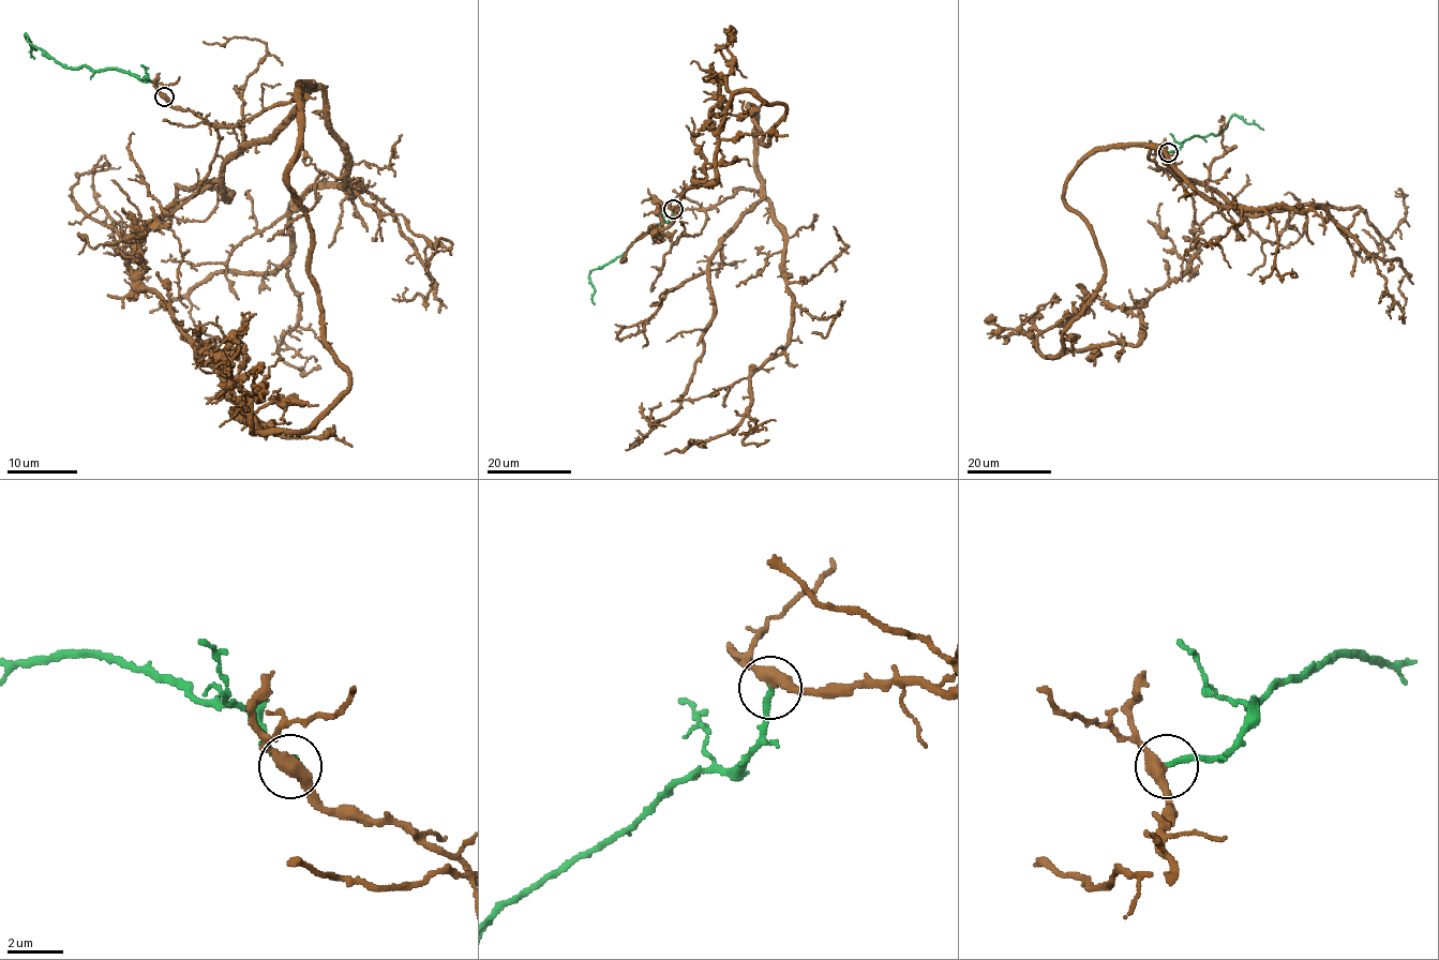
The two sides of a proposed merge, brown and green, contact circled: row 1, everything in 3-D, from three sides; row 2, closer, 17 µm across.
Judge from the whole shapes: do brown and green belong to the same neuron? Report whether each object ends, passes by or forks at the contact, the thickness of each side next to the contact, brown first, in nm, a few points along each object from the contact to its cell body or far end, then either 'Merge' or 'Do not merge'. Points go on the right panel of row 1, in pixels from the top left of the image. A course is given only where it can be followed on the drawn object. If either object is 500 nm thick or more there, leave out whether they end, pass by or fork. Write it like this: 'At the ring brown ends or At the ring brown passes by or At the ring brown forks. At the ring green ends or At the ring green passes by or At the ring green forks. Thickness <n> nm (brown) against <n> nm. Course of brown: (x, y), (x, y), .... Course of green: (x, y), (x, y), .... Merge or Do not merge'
At the ring brown passes by. At the ring green ends. Thickness 440 nm (brown) against 200 nm. Course of brown: (1168, 152), (1096, 148), (1066, 184), (1104, 282), (1050, 356), (1135, 345), (1192, 240), (1220, 249). Course of green: (1168, 152), (1177, 151), (1193, 136), (1218, 135), (1232, 115), (1263, 130). Merge

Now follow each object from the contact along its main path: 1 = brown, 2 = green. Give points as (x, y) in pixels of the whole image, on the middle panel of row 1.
1: (673, 209), (759, 191), (749, 105), (765, 146), (785, 106), (733, 95), (716, 181), (692, 181), (620, 261)
2: (673, 209), (672, 218), (659, 223), (621, 255), (588, 273), (594, 288), (594, 304)

